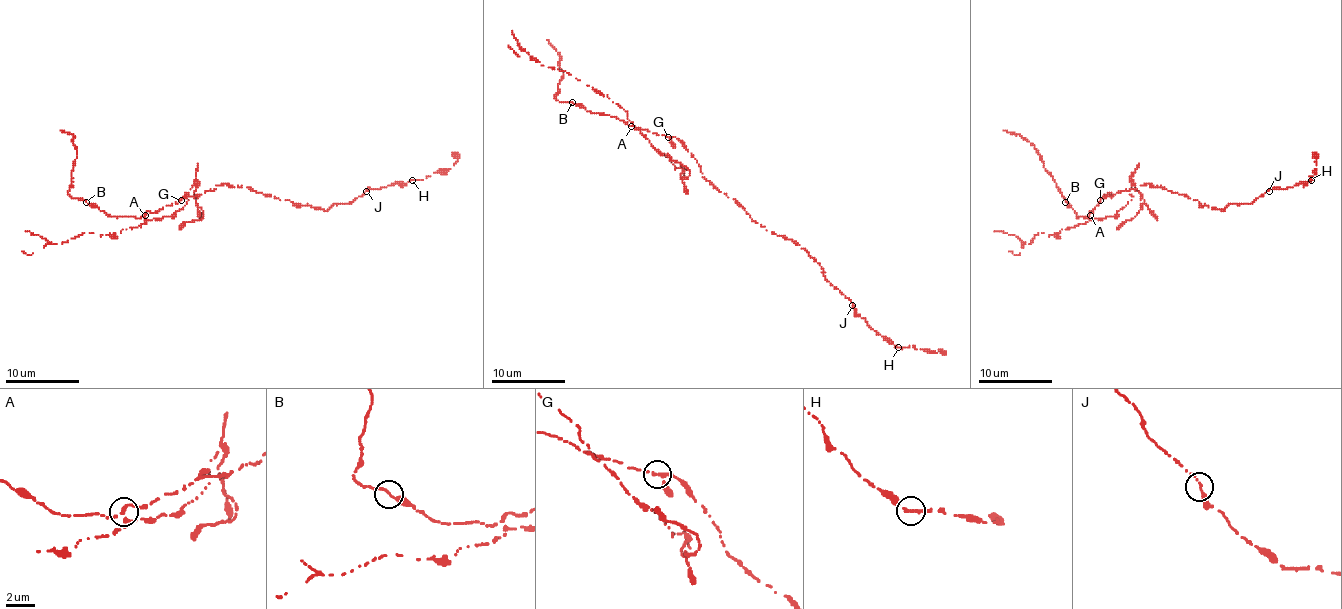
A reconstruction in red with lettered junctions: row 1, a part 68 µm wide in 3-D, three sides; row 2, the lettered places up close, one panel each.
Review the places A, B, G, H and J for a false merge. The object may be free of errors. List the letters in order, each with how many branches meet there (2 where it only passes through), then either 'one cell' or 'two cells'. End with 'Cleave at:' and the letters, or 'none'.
A: 3 branches meet; two cells
B: 2 branches meet; one cell
G: 3 branches meet; one cell
H: 2 branches meet; one cell
J: 2 branches meet; one cell
Cleave at: A

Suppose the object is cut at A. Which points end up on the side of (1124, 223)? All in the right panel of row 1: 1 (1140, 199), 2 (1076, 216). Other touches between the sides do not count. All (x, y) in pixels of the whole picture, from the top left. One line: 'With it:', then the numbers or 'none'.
With it: 1

